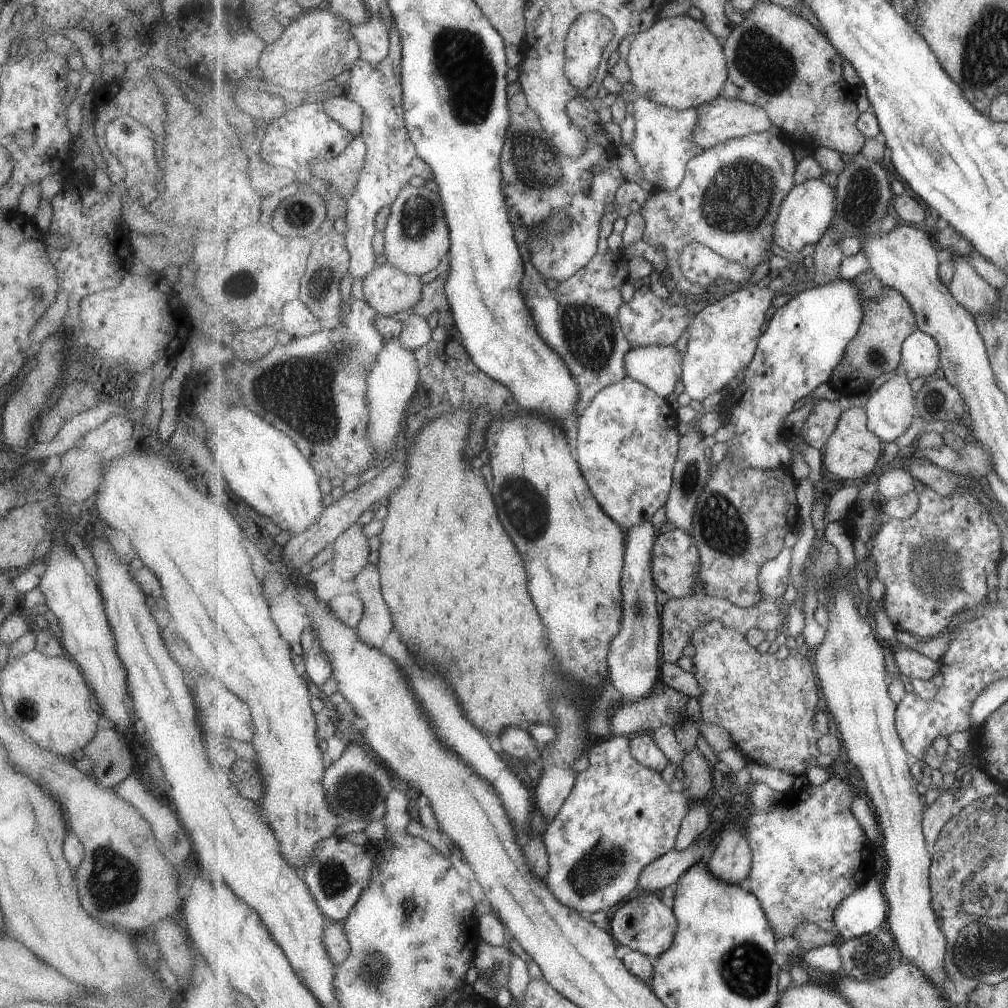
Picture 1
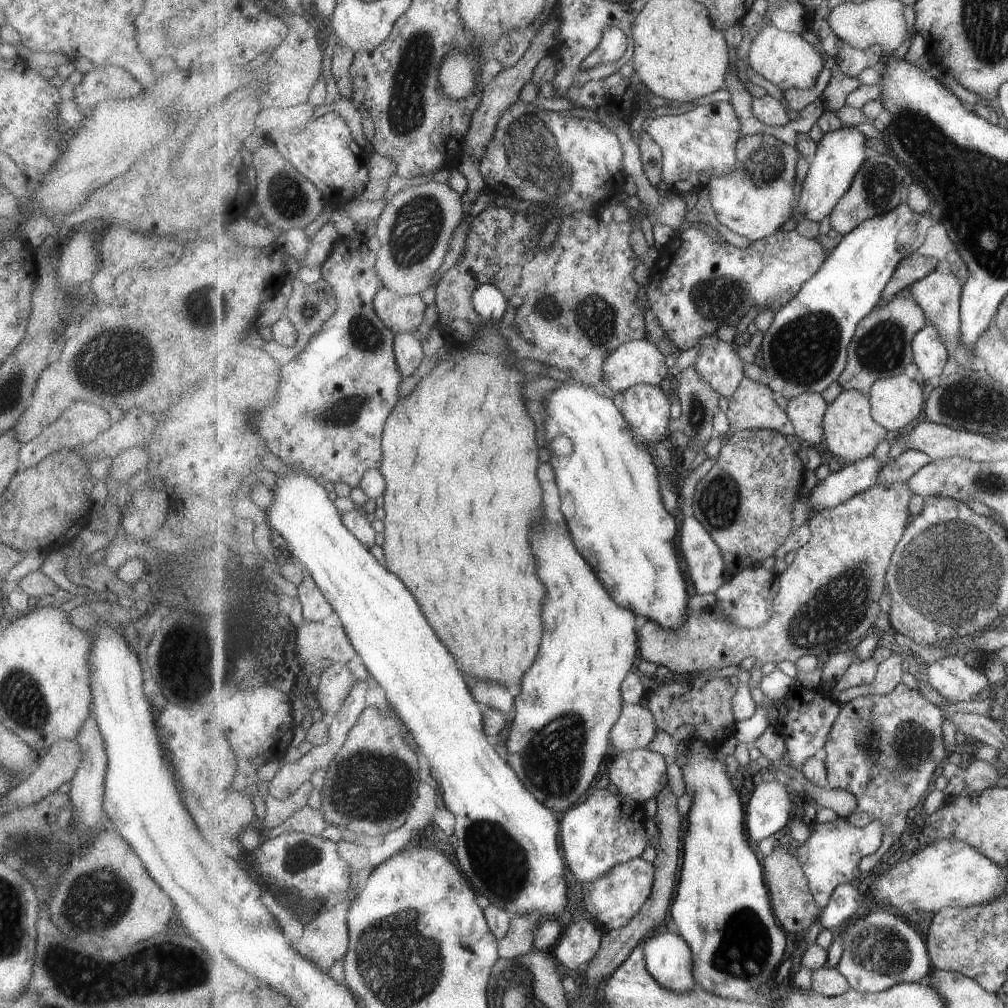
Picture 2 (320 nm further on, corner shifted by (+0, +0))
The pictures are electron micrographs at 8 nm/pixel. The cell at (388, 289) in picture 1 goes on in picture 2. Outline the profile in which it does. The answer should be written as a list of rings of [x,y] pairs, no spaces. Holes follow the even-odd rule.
[[[385,286],[376,294],[374,307],[395,334],[422,330],[428,309],[425,300],[419,295],[403,296]]]

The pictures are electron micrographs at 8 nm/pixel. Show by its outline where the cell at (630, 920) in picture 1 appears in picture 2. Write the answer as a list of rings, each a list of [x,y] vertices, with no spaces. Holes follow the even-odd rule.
[[[661,929],[646,938],[645,942],[649,972],[665,988],[678,993],[688,993],[699,988],[693,974],[692,947],[683,937]]]

